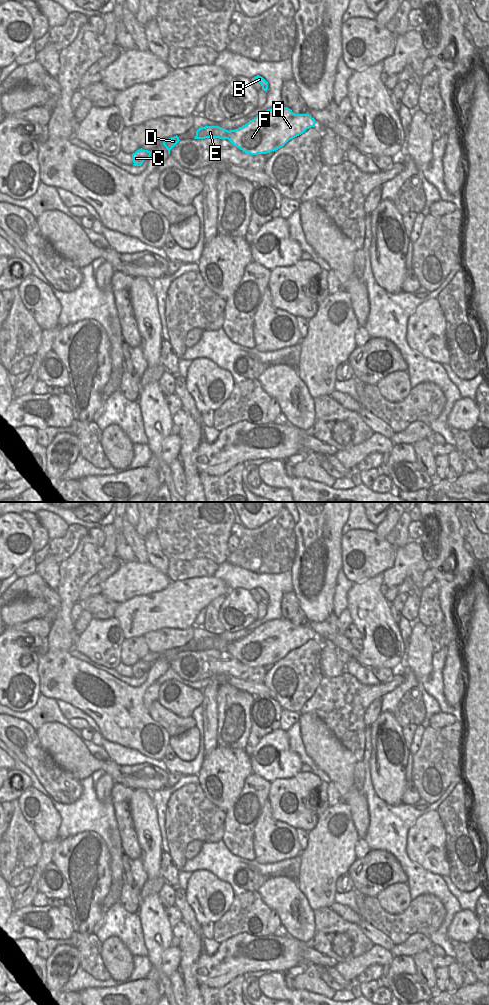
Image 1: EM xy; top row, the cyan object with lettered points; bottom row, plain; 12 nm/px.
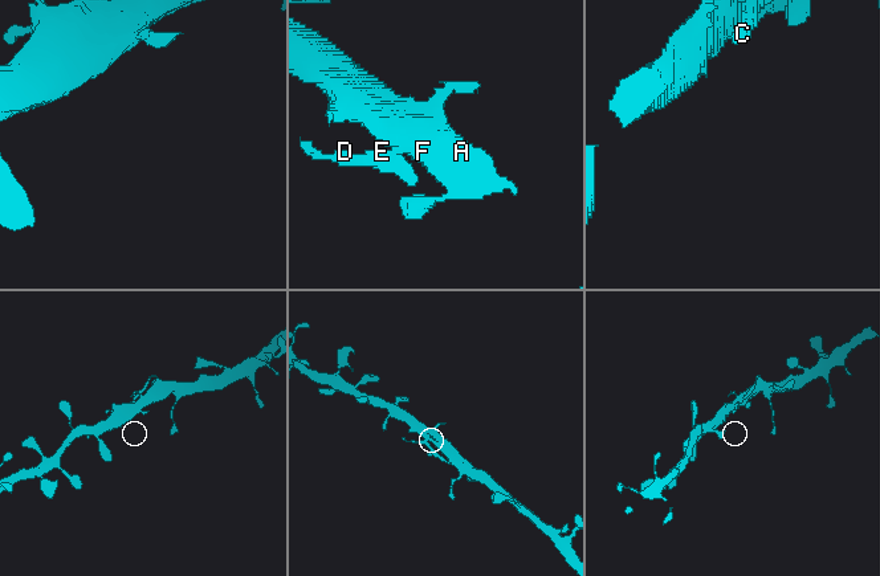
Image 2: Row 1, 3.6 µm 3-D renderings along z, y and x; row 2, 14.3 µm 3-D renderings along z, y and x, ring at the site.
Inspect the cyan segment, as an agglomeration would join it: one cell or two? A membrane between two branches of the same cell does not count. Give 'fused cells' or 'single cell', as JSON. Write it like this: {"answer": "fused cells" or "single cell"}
{"answer": "fused cells"}

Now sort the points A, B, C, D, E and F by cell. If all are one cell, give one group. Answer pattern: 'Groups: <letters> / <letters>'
Groups: A B F / C D E

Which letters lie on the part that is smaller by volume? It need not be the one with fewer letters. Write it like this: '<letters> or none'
C, D, E

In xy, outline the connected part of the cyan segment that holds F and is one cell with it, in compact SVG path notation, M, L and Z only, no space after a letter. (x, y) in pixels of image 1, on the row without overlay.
M284 618L273 619L242 639L230 642L227 651L247 666L267 666L315 639L315 636L315 631L309 626L295 626Z

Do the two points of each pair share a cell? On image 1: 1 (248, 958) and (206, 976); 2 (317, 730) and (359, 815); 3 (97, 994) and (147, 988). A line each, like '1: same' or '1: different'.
1: same
2: same
3: same

